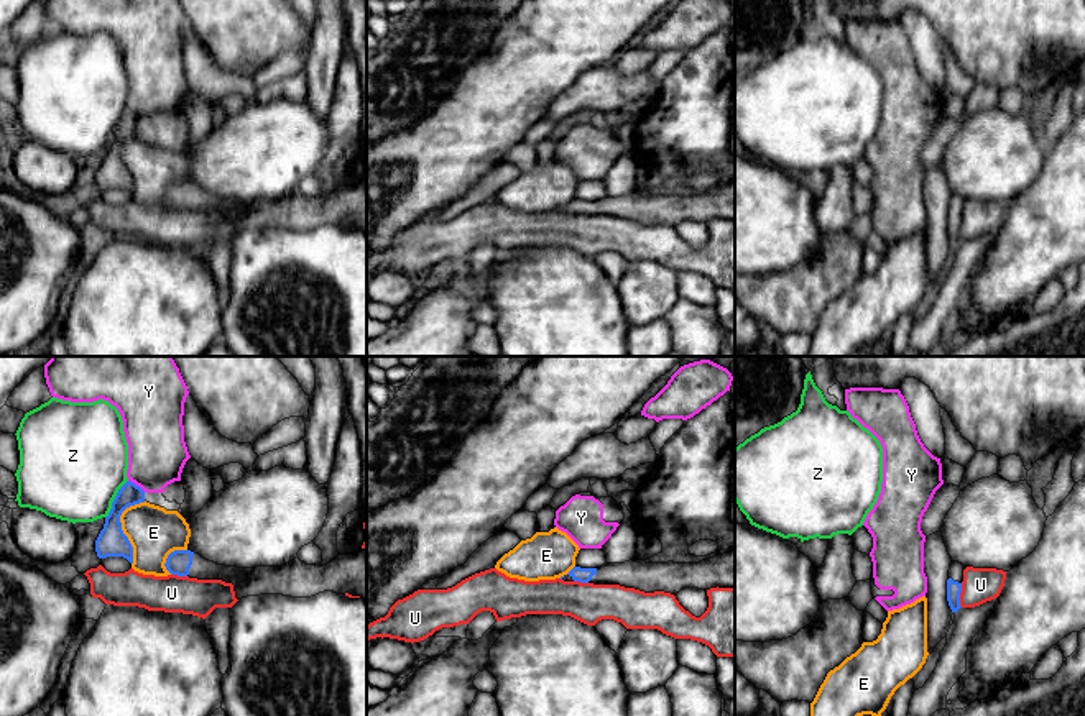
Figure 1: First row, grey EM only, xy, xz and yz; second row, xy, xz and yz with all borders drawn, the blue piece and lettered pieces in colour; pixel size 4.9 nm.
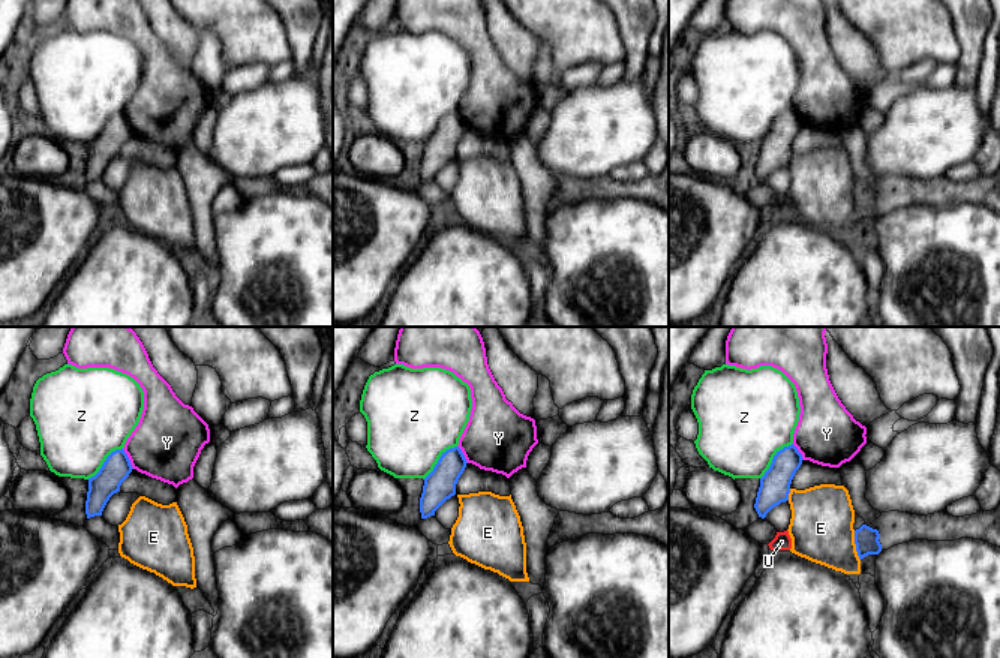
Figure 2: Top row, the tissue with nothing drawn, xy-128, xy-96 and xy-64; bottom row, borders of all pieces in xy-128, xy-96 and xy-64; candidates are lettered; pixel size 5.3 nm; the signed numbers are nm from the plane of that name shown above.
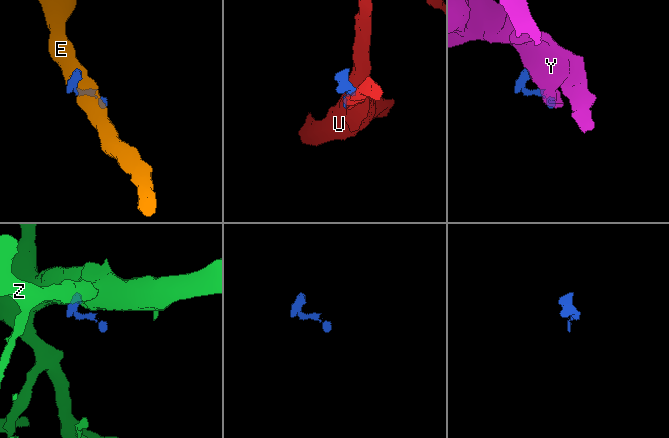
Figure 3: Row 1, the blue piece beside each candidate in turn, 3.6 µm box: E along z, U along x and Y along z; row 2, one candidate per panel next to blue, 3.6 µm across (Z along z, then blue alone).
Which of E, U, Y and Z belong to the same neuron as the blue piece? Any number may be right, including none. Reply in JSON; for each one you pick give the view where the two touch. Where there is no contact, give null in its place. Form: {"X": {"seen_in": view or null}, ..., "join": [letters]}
{"join": []}

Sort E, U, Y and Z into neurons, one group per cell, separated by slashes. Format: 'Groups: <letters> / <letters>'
Groups: E / U / Y / Z

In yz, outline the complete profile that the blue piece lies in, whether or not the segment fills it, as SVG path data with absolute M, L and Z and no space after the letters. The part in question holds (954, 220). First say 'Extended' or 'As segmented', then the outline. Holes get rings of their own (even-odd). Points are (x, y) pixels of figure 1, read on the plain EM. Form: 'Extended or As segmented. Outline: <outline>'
Extended. Outline: M958 194L950 195L949 212L947 212L947 233L952 245L957 245L960 238L960 225L962 225L962 213L963 213L963 202L965 199Z

